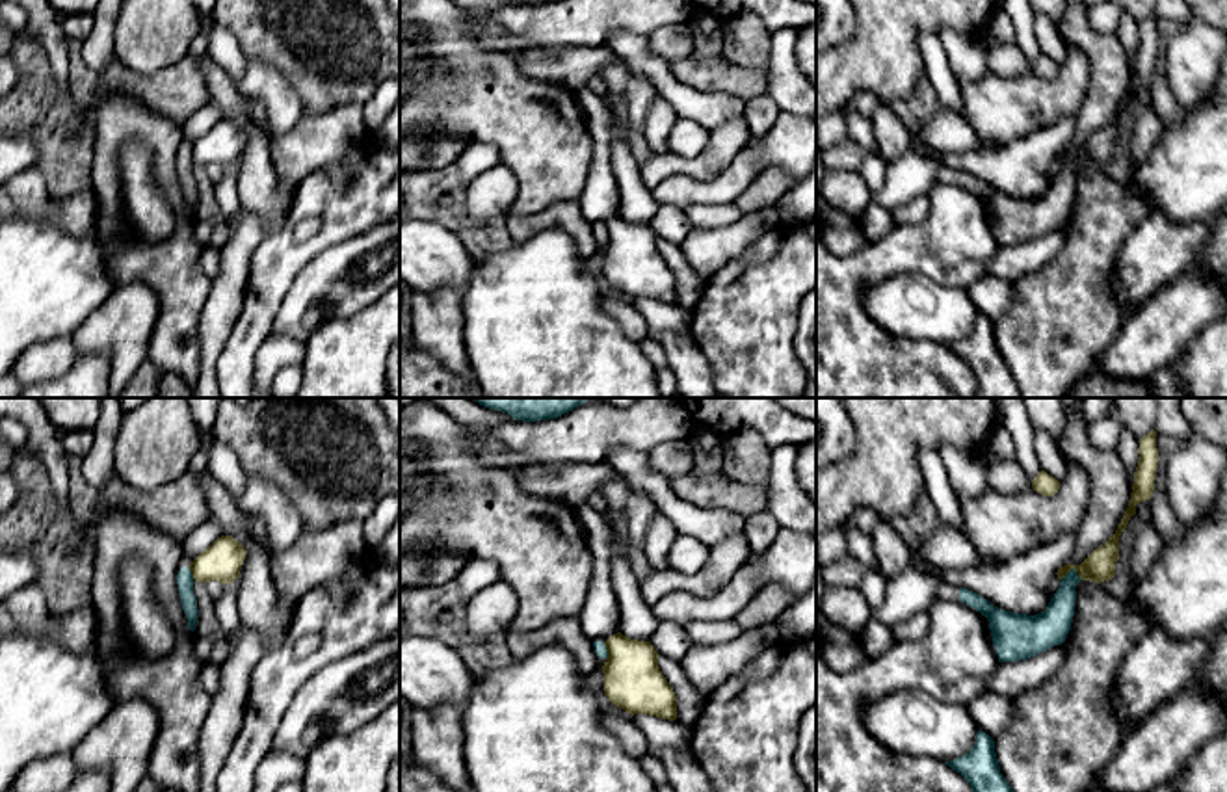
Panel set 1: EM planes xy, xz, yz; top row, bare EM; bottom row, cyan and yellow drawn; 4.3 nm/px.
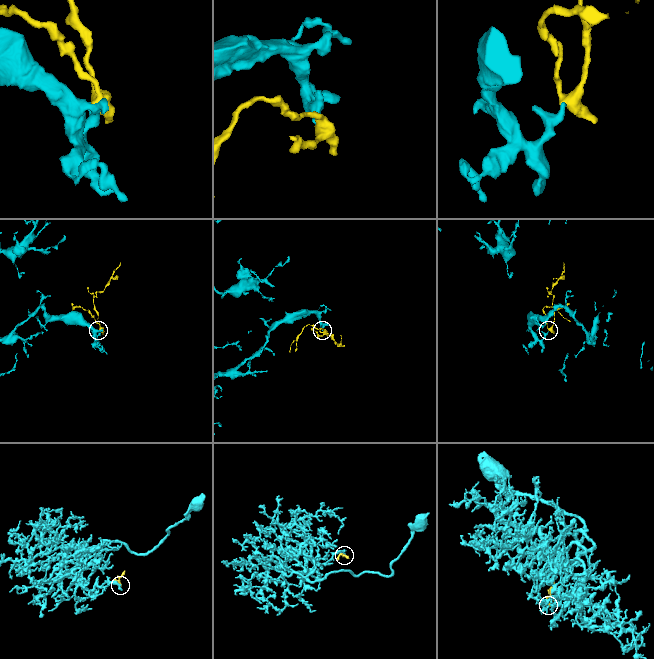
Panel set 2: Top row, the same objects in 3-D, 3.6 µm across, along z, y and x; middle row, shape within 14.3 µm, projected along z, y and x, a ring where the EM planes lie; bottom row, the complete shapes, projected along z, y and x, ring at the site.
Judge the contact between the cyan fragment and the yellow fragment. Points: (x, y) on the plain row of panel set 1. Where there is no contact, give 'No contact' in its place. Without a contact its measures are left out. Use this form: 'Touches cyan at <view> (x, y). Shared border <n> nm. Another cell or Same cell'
Touches cyan at yz (1071, 153). Shared border 100 nm. Another cell

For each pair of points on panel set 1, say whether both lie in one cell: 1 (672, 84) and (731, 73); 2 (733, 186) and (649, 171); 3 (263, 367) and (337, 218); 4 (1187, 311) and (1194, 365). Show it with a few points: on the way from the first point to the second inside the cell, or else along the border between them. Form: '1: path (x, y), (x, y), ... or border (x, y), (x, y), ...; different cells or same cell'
1: border (668, 64), (681, 80), (727, 93); different cells
2: border (714, 175), (666, 175), (651, 190); different cells
3: border (270, 337), (255, 357), (253, 378); different cells
4: border (1207, 324), (1170, 365); different cells

